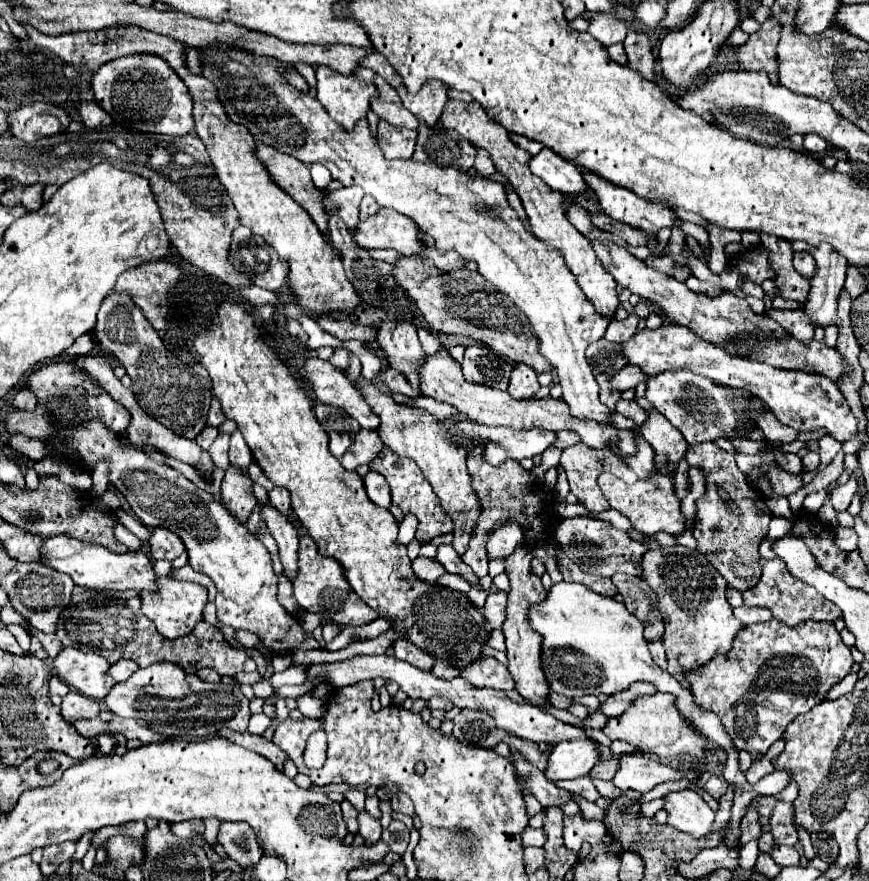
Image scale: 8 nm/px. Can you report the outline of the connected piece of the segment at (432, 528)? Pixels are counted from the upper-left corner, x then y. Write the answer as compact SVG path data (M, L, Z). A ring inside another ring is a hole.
M387 448L377 456L377 460L373 460L371 470L381 472L389 486L391 486L391 494L393 494L393 502L401 506L403 512L411 512L419 518L419 528L417 528L417 540L419 542L429 542L431 538L439 536L439 534L447 534L453 530L453 522L451 518L445 514L445 510L439 504L439 498L435 496L435 492L431 490L429 482L425 480L425 476L421 474L421 470L417 468L417 464L409 458L397 458L393 456ZM377 464L377 466L375 466Z

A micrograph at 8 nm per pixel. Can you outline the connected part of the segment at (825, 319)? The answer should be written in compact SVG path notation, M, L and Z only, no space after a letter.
M795 242L793 248L803 248L813 254L817 262L817 274L811 278L809 298L801 304L801 310L811 318L815 326L829 326L837 320L837 298L845 282L847 262L829 244L817 248L805 246L805 242Z

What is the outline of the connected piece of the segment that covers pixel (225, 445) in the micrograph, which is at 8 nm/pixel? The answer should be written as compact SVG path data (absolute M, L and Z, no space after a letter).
M219 432L219 436L215 438L215 442L211 444L209 448L209 454L215 462L217 468L221 470L227 470L229 468L229 458L227 458L227 450L229 450L229 440L231 440L231 434L225 434L225 432Z

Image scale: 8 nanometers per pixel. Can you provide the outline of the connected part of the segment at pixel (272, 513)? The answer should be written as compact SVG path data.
M271 502L261 504L261 518L265 520L271 536L279 546L279 556L281 556L285 574L289 576L289 580L293 580L297 574L297 542L299 542L297 530L287 520L287 516L283 516L273 508Z

